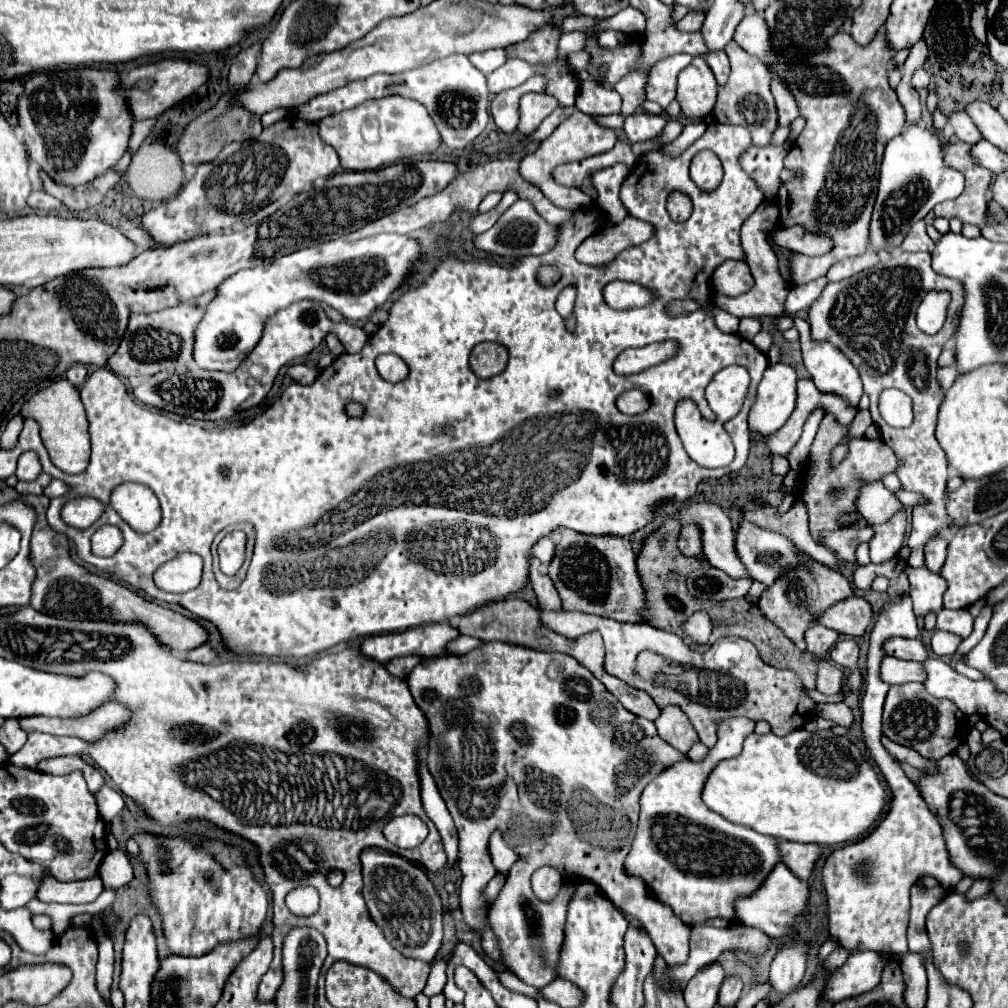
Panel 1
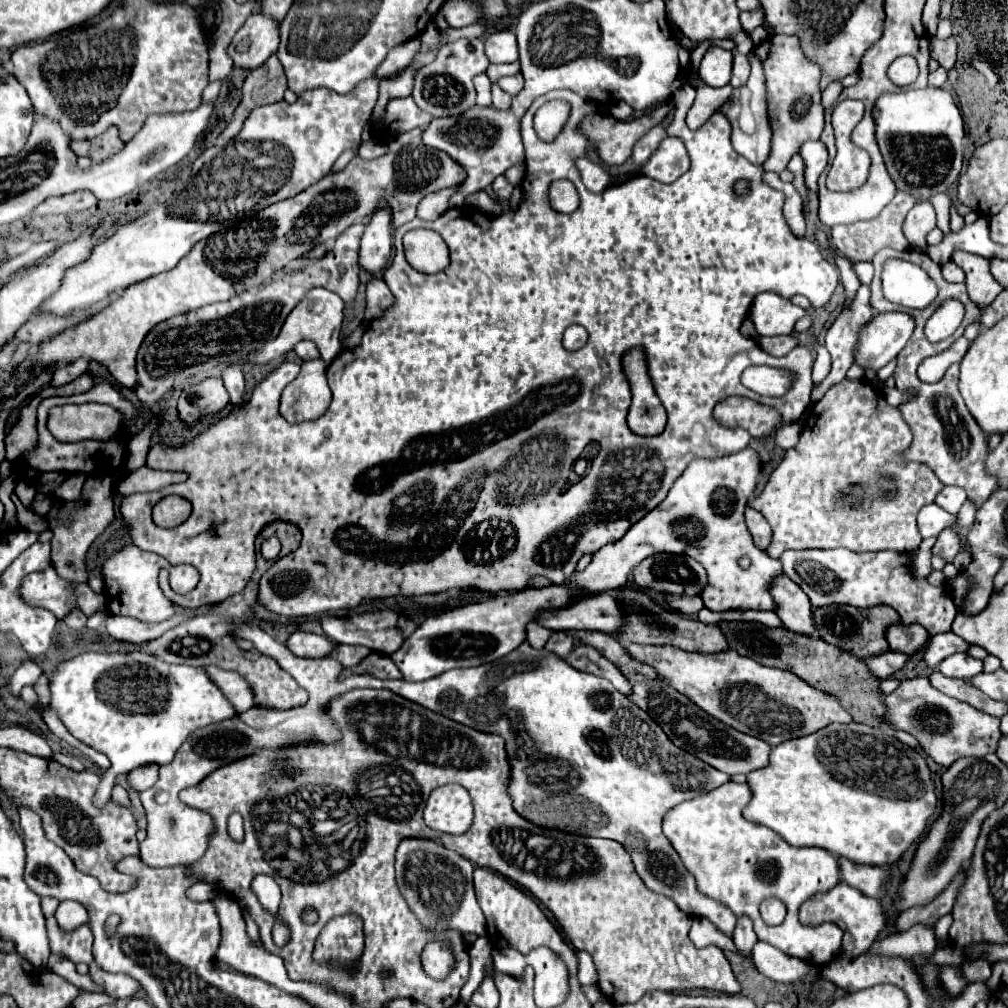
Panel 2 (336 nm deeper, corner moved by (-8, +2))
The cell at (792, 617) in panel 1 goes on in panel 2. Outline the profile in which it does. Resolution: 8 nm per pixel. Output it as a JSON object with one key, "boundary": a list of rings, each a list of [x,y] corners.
{"boundary":[[[828,606],[814,610],[814,622],[816,622],[816,634],[834,646],[840,646],[842,650],[848,650],[850,654],[856,654],[858,658],[876,656],[880,652],[890,650],[886,642],[886,630],[892,624],[900,622],[900,616],[890,606],[874,606],[868,608],[866,614],[862,614],[860,608],[854,606]]]}

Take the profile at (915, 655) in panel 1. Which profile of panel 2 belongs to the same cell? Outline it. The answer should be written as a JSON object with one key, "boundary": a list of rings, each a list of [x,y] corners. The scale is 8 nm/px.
{"boundary":[[[954,654],[952,658],[946,658],[944,662],[940,662],[938,670],[948,678],[970,680],[982,672],[982,660],[976,660],[970,654]]]}

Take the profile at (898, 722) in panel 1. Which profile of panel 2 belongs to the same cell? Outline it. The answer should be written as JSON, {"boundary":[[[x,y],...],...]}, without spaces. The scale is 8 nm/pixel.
{"boundary":[[[928,678],[904,680],[892,694],[886,696],[886,700],[888,700],[888,714],[884,716],[884,720],[894,724],[898,730],[904,730],[916,736],[924,752],[936,764],[946,768],[964,756],[980,758],[996,752],[998,740],[1002,738],[1000,718],[974,710],[972,706],[960,700],[948,698],[940,690],[936,690]]]}

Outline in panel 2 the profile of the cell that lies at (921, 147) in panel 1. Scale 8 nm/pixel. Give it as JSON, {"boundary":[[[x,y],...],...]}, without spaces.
{"boundary":[[[926,86],[922,90],[902,90],[882,94],[874,102],[872,118],[876,124],[876,142],[884,156],[886,170],[892,176],[898,190],[914,194],[916,200],[928,200],[938,190],[946,192],[958,180],[964,164],[964,122],[948,90]]]}

